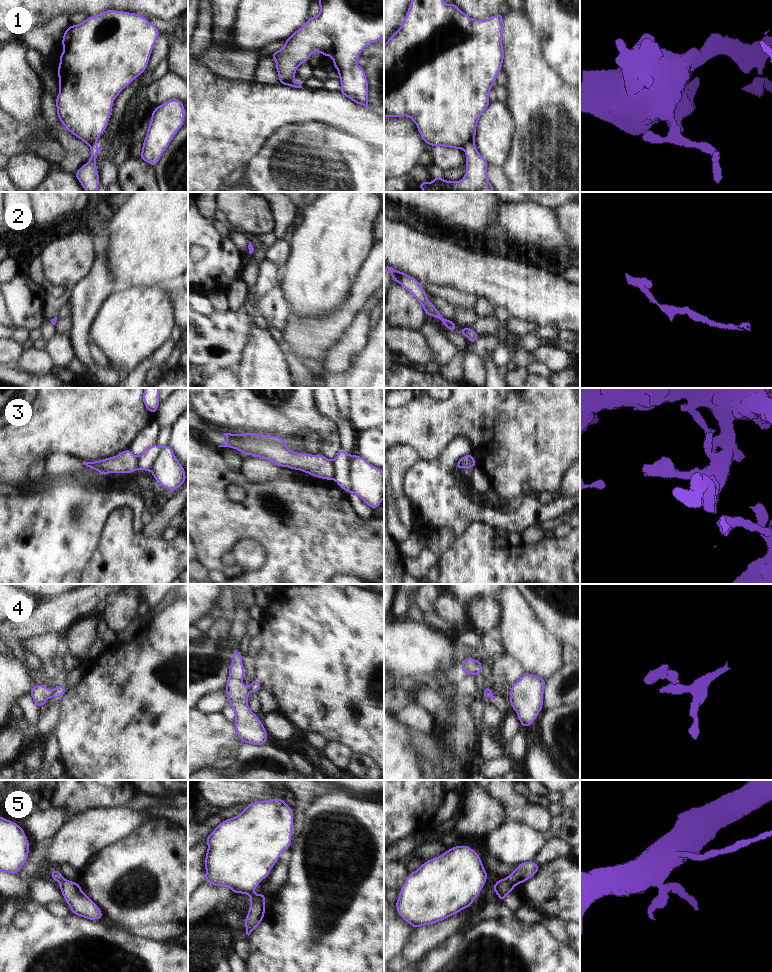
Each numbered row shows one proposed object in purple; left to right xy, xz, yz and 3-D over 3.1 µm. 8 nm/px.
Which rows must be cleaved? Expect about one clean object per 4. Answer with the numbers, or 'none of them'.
1, 3, 4, 5

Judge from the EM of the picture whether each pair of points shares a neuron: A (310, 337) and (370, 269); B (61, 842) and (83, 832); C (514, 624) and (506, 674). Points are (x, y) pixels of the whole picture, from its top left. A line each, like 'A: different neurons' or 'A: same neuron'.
A: same neuron
B: same neuron
C: different neurons

